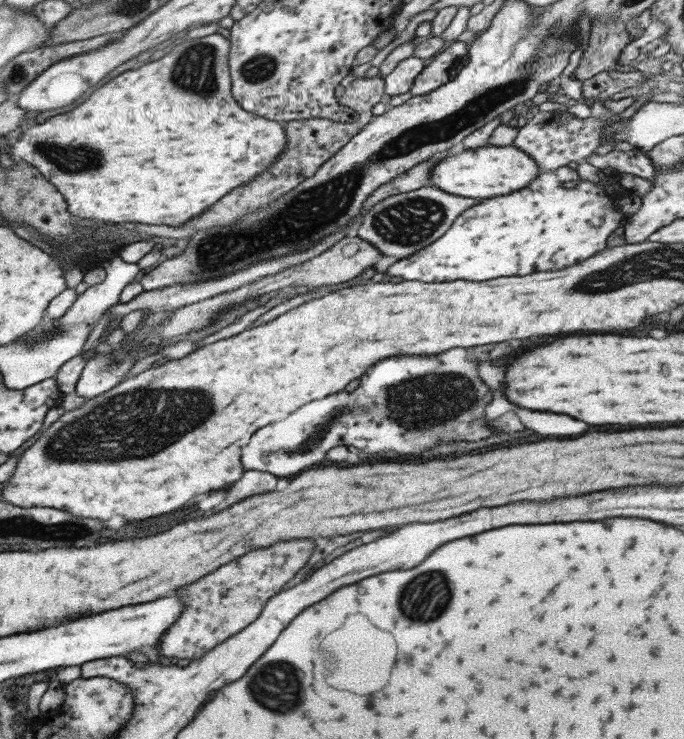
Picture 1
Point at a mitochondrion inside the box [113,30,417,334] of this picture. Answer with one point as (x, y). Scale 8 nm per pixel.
(194, 70)

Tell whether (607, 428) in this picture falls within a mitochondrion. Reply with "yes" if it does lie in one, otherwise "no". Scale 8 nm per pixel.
no

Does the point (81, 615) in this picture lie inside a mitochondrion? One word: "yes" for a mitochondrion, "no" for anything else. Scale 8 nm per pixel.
no

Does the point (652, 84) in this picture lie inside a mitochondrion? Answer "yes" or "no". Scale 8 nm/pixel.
no

